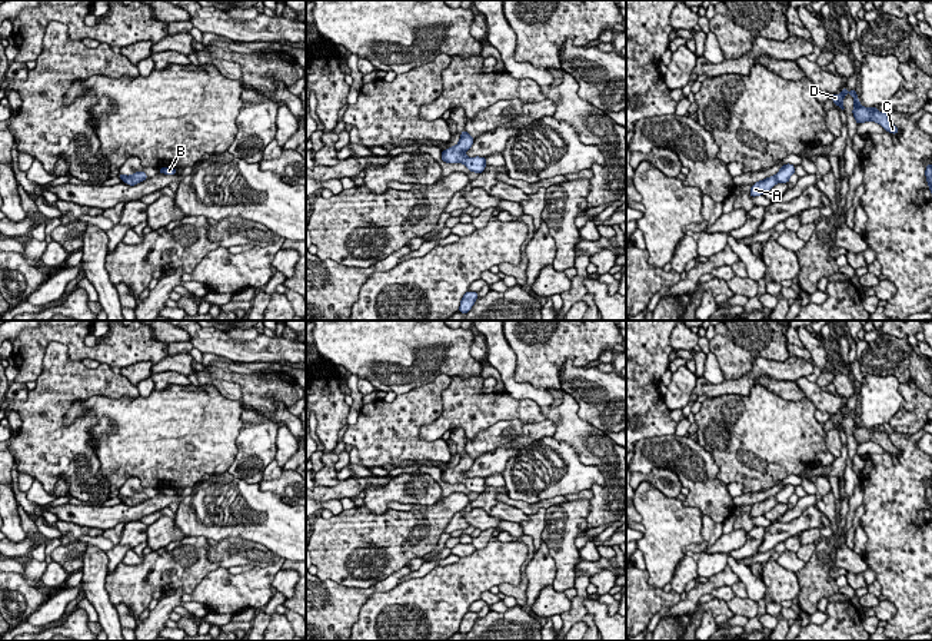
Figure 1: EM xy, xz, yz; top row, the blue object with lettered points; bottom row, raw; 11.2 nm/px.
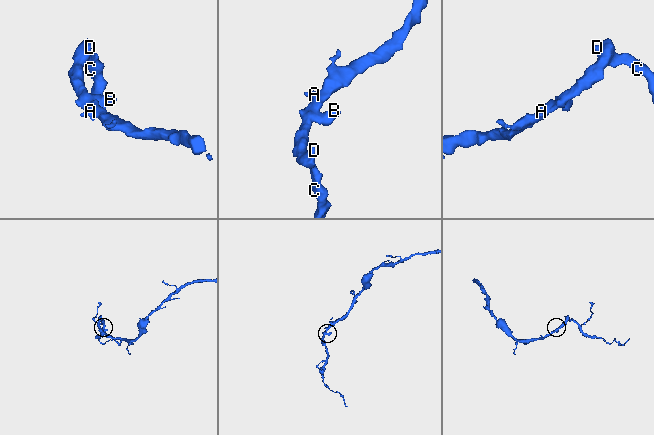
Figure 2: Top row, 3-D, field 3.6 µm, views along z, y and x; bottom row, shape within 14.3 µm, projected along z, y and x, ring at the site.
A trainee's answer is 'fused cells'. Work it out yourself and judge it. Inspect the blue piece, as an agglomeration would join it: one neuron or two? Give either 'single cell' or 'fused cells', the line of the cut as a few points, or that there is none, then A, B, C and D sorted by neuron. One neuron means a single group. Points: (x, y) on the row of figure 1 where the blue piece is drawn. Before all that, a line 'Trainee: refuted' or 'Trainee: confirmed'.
Trainee: refuted
single cell; cut none; groups A B C D

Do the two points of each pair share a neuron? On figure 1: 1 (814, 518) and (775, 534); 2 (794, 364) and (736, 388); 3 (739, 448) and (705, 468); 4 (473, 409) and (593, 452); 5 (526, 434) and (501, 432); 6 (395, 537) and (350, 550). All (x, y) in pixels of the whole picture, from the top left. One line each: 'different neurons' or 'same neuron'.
1: same neuron
2: same neuron
3: different neurons
4: different neurons
5: different neurons
6: same neuron

